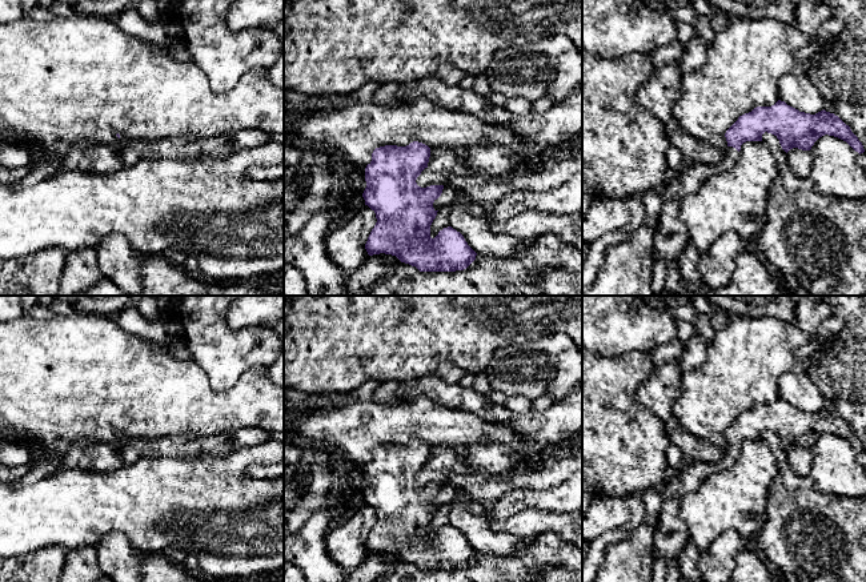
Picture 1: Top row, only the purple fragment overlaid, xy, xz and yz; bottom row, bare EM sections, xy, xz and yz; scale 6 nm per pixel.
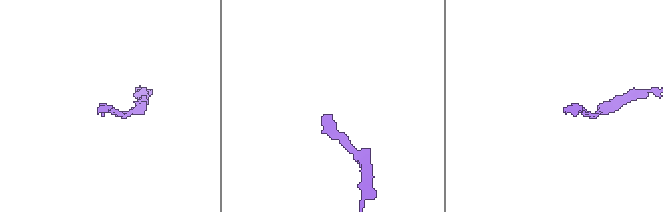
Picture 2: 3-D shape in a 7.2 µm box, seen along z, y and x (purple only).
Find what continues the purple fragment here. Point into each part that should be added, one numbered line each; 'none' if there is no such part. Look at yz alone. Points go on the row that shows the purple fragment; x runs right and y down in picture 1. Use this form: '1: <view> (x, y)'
1: yz (688, 181)

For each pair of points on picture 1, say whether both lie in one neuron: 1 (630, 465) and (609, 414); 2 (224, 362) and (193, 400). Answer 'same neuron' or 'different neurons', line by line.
1: same neuron
2: different neurons

